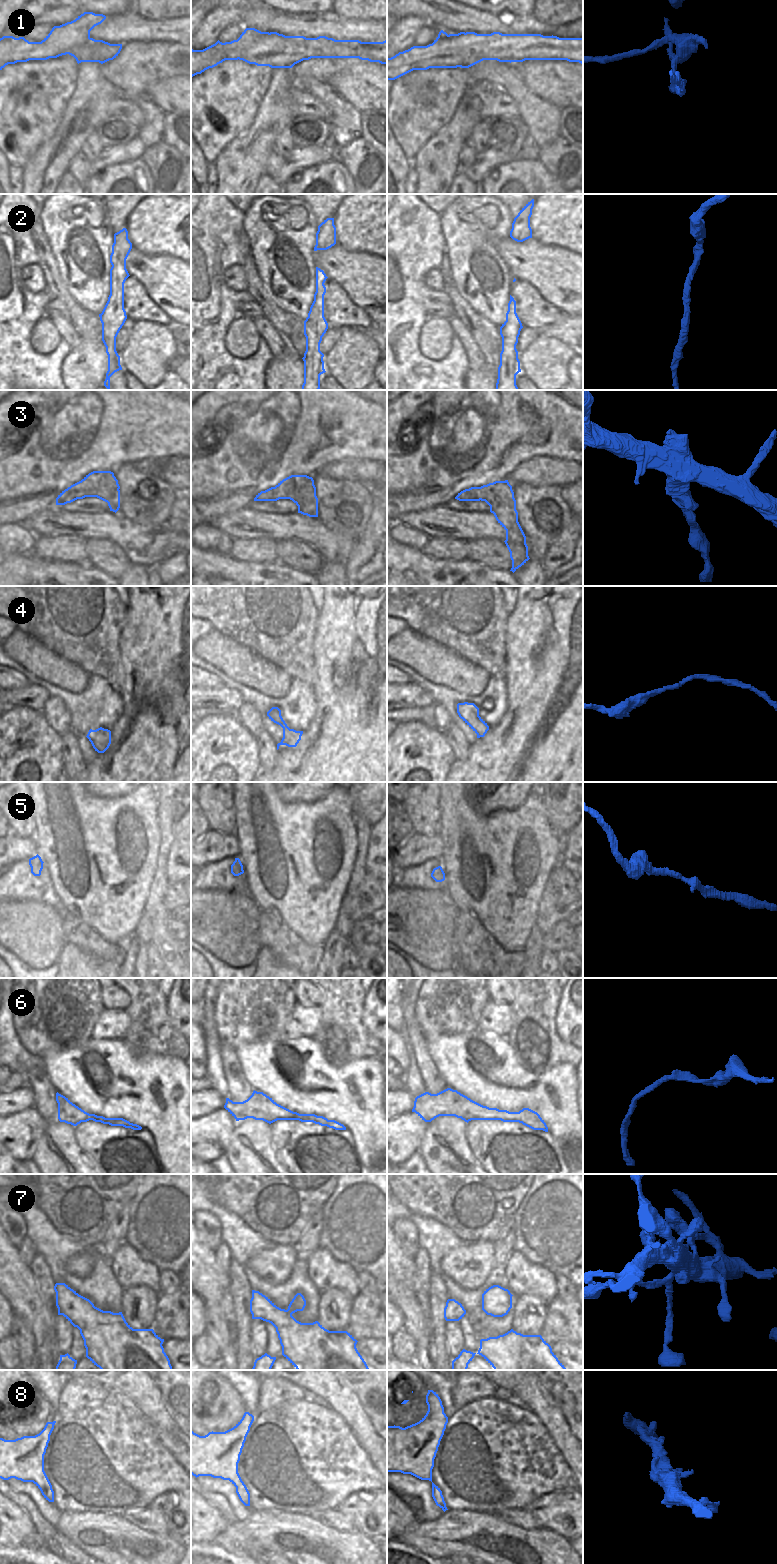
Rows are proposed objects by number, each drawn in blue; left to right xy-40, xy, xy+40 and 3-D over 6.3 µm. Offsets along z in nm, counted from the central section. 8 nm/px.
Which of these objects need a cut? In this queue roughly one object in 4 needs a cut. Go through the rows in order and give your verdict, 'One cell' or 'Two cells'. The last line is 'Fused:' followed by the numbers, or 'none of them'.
1: Two cells
2: One cell
3: Two cells
4: One cell
5: One cell
6: One cell
7: One cell
8: One cell
Fused: 1, 3

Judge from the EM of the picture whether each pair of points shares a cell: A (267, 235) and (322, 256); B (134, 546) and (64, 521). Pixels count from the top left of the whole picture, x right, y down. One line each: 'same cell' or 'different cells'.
A: different cells
B: same cell

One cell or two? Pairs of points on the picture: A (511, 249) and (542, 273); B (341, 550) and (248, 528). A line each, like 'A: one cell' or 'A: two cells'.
A: one cell
B: one cell

